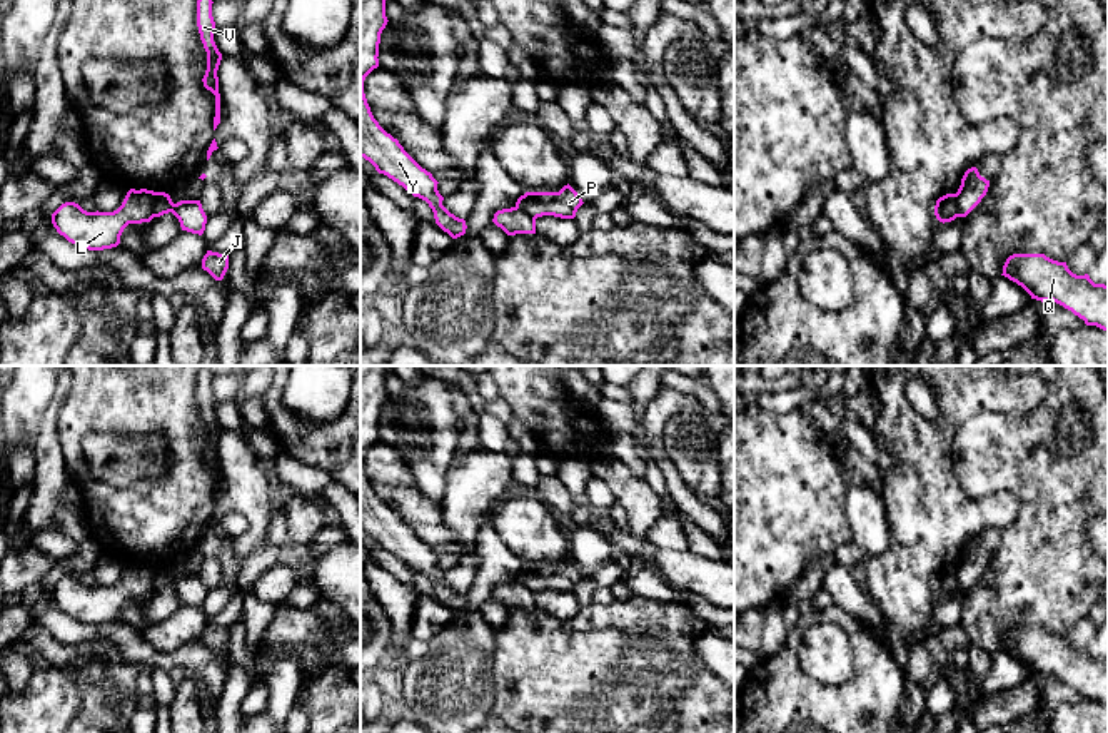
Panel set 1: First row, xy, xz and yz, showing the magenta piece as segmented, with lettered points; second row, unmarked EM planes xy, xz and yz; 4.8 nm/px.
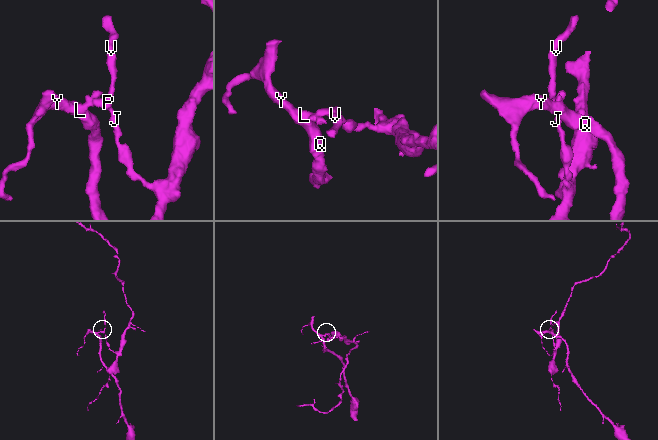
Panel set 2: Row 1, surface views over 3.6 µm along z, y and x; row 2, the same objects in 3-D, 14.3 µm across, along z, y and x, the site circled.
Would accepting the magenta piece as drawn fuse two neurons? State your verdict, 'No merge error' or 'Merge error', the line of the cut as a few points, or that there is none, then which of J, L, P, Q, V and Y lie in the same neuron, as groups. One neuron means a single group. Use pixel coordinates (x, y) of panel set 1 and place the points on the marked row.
Merge error. Split along xy (162, 192), (156, 201), (152, 216). Groups: J P V / L Q Y

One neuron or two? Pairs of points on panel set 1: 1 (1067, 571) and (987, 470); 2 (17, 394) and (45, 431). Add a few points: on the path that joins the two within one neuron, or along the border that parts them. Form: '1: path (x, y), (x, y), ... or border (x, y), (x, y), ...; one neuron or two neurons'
1: path (1052, 541), (1050, 516), (1017, 483); one neuron
2: border (55, 386), (32, 446); two neurons

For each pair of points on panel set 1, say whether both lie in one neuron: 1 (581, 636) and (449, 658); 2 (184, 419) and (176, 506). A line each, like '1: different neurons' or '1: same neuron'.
1: different neurons
2: same neuron

